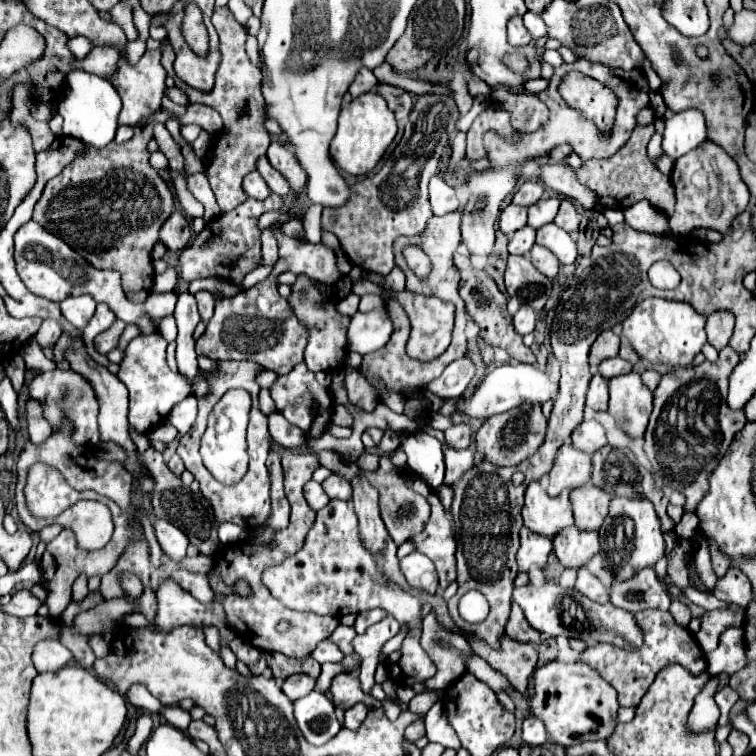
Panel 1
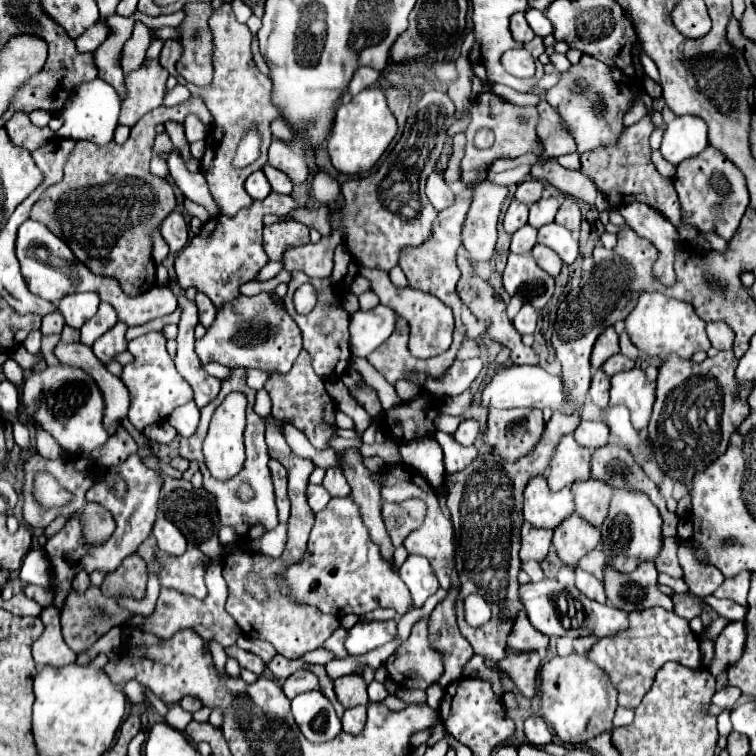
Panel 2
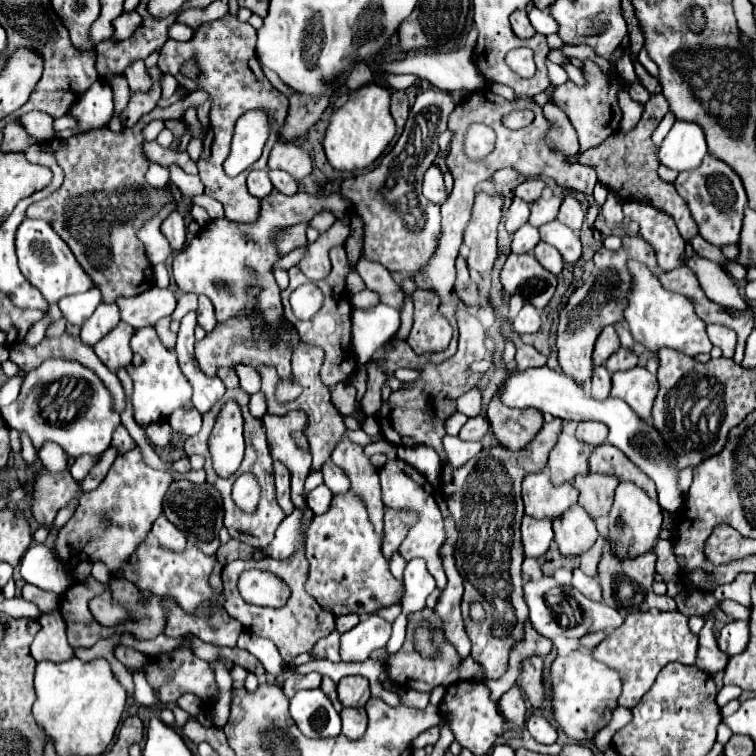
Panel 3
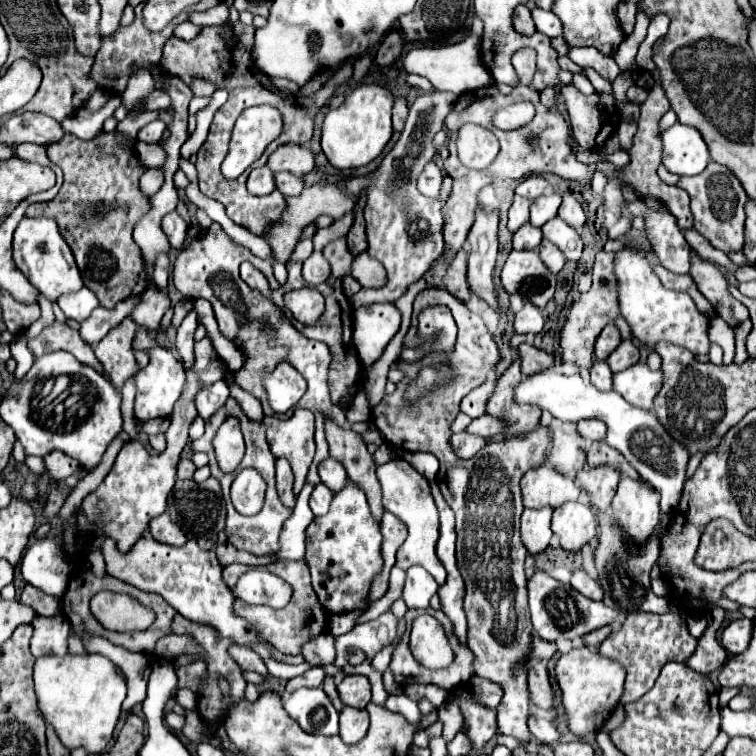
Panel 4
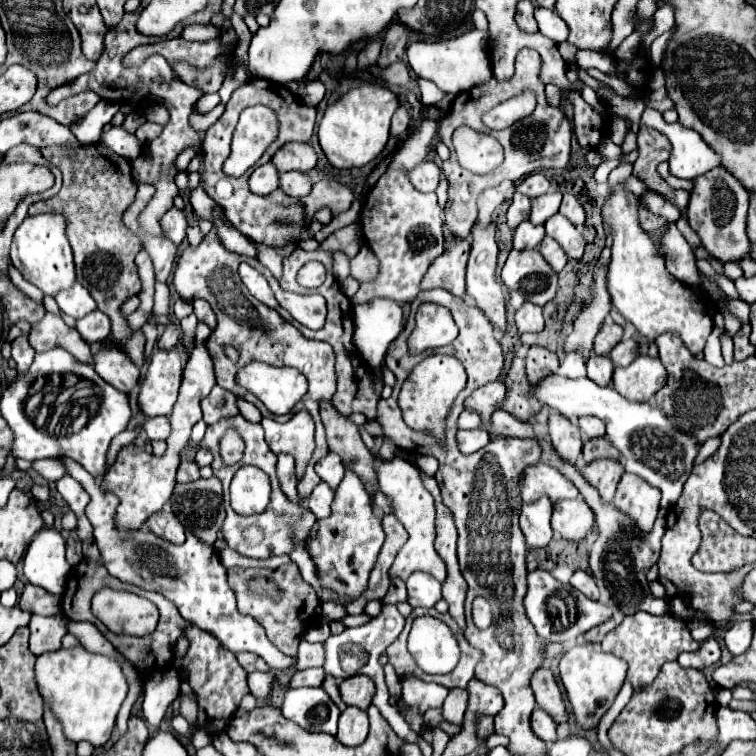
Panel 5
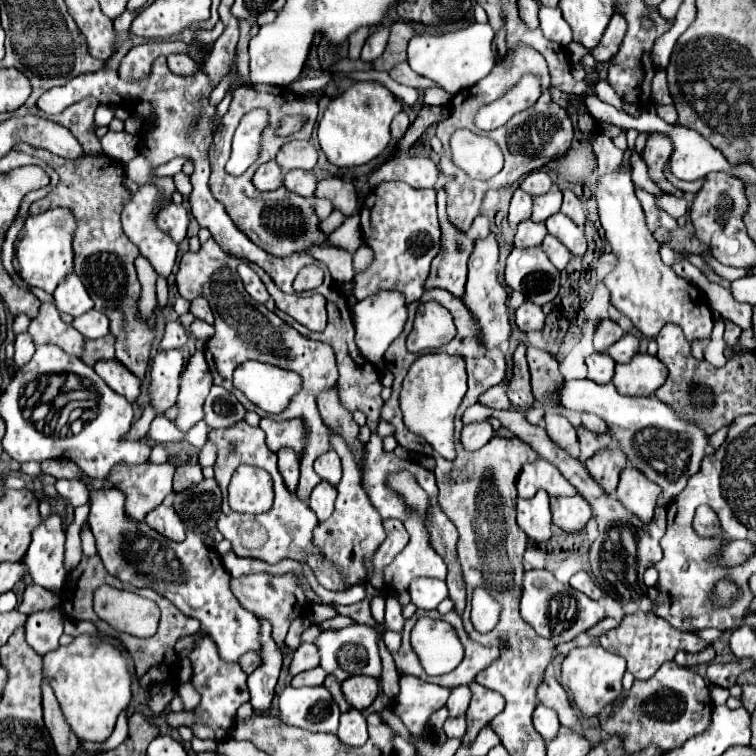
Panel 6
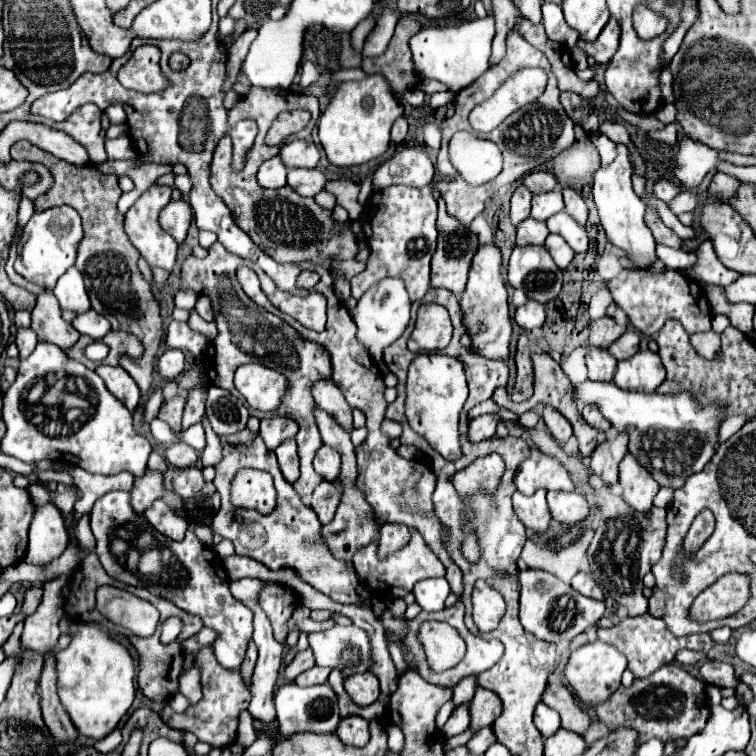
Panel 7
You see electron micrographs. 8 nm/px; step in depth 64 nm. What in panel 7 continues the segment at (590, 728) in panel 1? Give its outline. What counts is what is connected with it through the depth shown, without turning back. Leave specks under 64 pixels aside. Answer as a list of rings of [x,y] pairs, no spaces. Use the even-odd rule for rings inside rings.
[[[600,640],[592,644],[584,644],[578,650],[574,650],[568,658],[568,664],[564,668],[564,684],[570,686],[576,694],[576,698],[588,706],[596,706],[606,702],[618,688],[622,672],[626,670],[626,660],[622,652],[616,652],[610,644],[604,644]]]

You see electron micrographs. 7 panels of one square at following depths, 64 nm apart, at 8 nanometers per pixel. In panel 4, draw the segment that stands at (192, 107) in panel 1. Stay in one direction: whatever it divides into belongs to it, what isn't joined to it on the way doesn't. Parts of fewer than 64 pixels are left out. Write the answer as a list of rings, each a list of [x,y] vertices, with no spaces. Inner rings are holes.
[[[196,80],[190,84],[194,96],[212,96],[212,92],[216,90],[212,82],[206,82],[206,80]],[[142,112],[138,118],[124,118],[118,124],[118,132],[128,140],[128,144],[118,144],[114,132],[104,130],[92,140],[80,140],[66,134],[60,142],[50,144],[48,156],[62,168],[64,184],[56,198],[32,204],[26,210],[26,216],[30,218],[46,216],[56,220],[62,238],[74,252],[84,284],[96,292],[104,308],[114,308],[120,300],[142,294],[150,284],[142,266],[140,246],[132,238],[136,222],[150,210],[150,200],[140,190],[140,176],[146,168],[132,146],[138,130],[156,118],[158,112]]]

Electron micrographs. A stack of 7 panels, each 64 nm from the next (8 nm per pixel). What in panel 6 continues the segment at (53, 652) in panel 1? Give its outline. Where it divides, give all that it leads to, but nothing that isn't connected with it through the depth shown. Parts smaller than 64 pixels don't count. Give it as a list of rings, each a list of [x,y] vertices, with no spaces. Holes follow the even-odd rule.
[[[42,610],[42,612],[34,612],[28,616],[28,622],[26,622],[26,640],[28,644],[36,650],[36,652],[42,656],[50,650],[56,650],[60,644],[60,636],[62,636],[62,626],[64,626],[64,614],[60,610]]]

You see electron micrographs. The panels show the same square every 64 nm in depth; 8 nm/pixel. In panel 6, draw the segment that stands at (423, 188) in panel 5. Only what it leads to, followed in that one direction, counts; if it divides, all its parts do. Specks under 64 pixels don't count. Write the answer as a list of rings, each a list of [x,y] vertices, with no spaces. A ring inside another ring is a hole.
[[[426,156],[394,158],[380,166],[368,182],[374,188],[384,180],[402,180],[412,188],[434,188],[438,180],[438,166]]]

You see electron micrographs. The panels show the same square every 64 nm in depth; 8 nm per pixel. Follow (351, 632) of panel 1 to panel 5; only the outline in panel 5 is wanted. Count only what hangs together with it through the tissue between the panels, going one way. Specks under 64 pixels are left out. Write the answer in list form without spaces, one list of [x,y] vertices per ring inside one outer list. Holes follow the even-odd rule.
[[[302,640],[300,648],[298,648],[296,668],[306,670],[306,668],[314,668],[314,666],[324,666],[324,646],[320,642],[310,644],[310,642]]]

